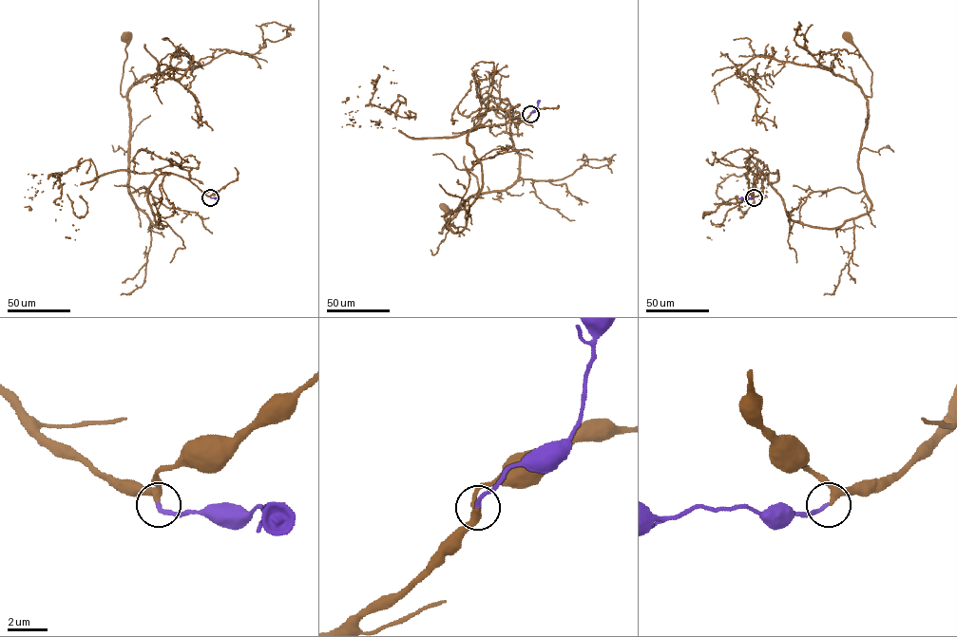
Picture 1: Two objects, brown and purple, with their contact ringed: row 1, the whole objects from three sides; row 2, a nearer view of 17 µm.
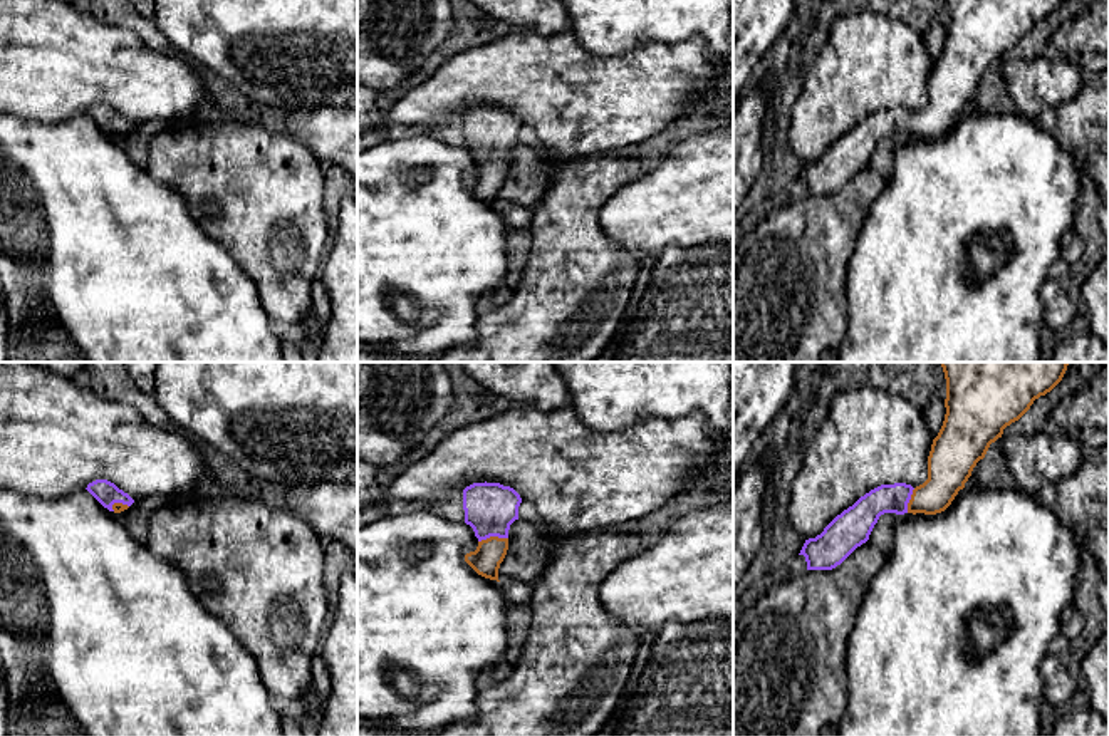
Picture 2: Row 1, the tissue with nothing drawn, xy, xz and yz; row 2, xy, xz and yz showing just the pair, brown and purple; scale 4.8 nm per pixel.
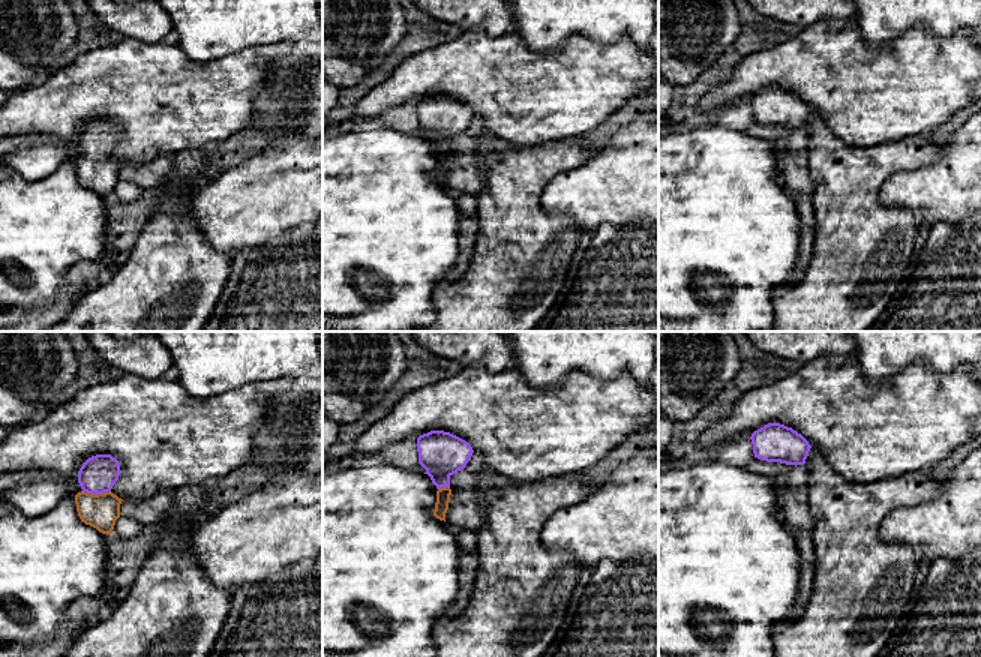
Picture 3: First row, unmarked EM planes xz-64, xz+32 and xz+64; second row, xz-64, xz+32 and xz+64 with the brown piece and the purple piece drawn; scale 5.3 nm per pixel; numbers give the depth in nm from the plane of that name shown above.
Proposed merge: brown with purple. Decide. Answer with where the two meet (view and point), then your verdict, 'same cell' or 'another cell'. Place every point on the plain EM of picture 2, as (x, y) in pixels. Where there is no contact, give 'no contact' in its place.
xz (492, 161) | same cell

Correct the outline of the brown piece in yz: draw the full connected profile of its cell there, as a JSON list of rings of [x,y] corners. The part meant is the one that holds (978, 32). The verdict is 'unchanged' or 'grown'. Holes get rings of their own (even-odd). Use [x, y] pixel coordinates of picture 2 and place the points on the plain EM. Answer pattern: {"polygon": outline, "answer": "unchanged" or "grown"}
{"polygon": [[[945,0],[946,23],[945,45],[933,64],[928,80],[928,104],[913,112],[906,107],[881,109],[852,131],[837,139],[820,159],[805,164],[799,179],[805,181],[807,194],[832,194],[841,189],[869,159],[884,137],[924,137],[945,136],[965,107],[973,92],[985,82],[992,67],[1002,62],[1003,54],[1018,45],[1035,23],[1050,17],[1064,0]]], "answer": "grown"}

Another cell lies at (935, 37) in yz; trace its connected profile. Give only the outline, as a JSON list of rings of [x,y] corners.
[[[935,18],[929,23],[929,29],[923,37],[926,50],[928,50],[929,57],[931,57],[933,64],[938,60],[938,57],[940,57],[940,54],[943,50],[945,39],[946,39],[945,25],[938,18]]]

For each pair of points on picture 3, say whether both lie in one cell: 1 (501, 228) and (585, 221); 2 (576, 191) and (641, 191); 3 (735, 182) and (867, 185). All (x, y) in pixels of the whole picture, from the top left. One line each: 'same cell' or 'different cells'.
1: different cells
2: same cell
3: different cells

